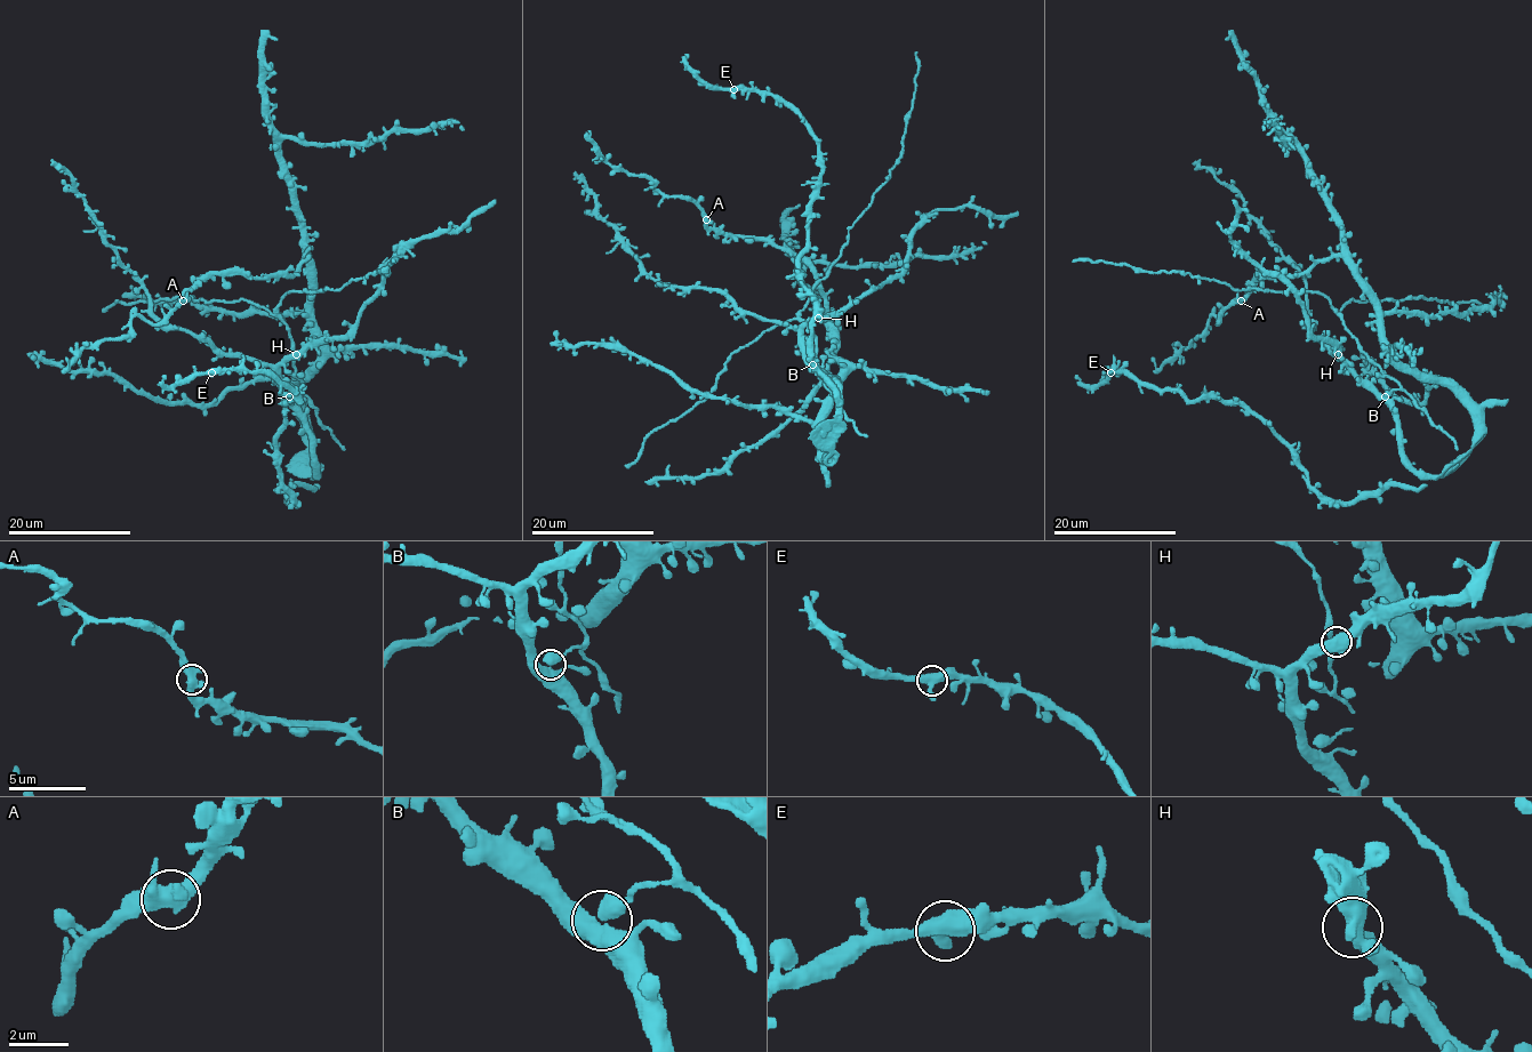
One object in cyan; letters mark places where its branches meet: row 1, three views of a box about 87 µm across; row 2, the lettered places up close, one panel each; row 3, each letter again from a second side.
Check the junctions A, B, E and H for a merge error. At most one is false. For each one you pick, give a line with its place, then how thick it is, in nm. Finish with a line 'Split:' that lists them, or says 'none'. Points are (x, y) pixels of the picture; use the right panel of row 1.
Split: none

